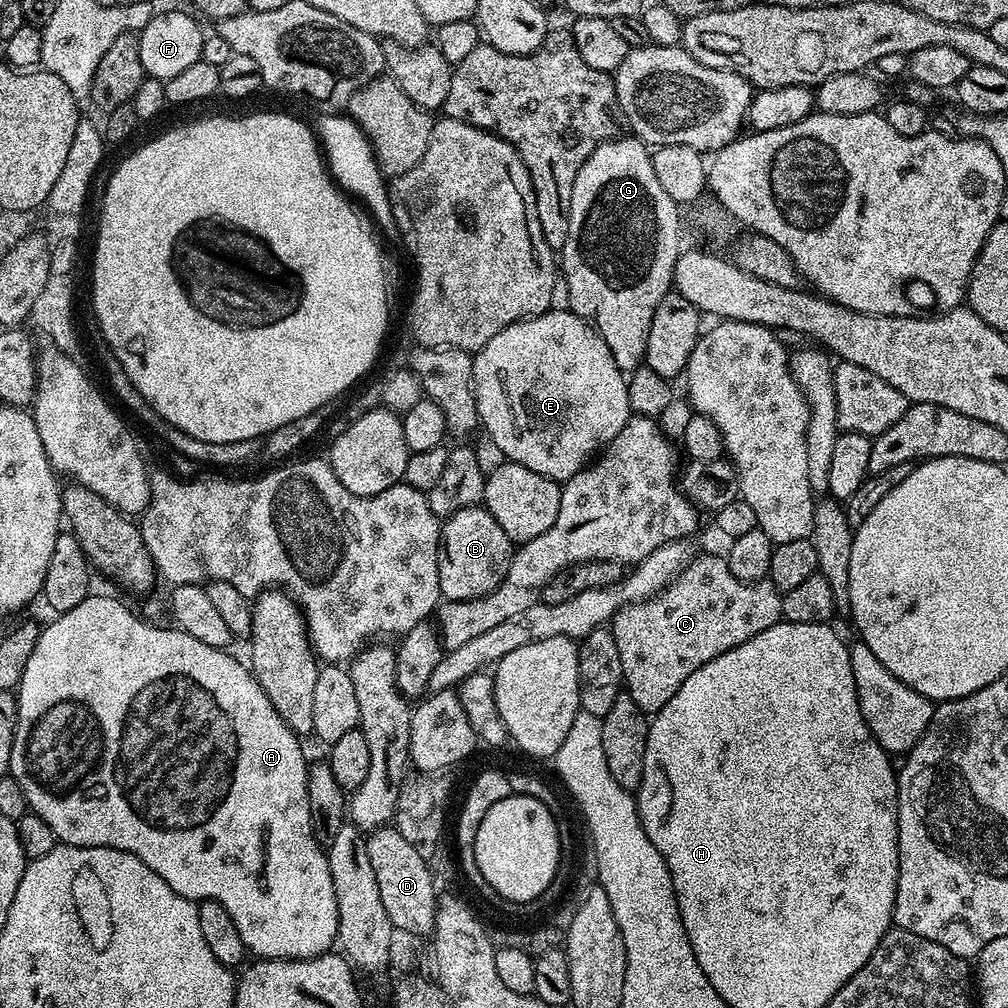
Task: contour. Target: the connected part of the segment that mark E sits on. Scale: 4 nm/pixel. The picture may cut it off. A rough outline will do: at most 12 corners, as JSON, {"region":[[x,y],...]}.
{"region":[[571,310],[472,356],[482,428],[557,482],[634,414],[626,373]]}

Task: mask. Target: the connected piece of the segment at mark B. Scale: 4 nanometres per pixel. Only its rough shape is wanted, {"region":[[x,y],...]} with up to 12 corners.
{"region":[[481,505],[440,530],[447,600],[492,593],[513,541]]}

